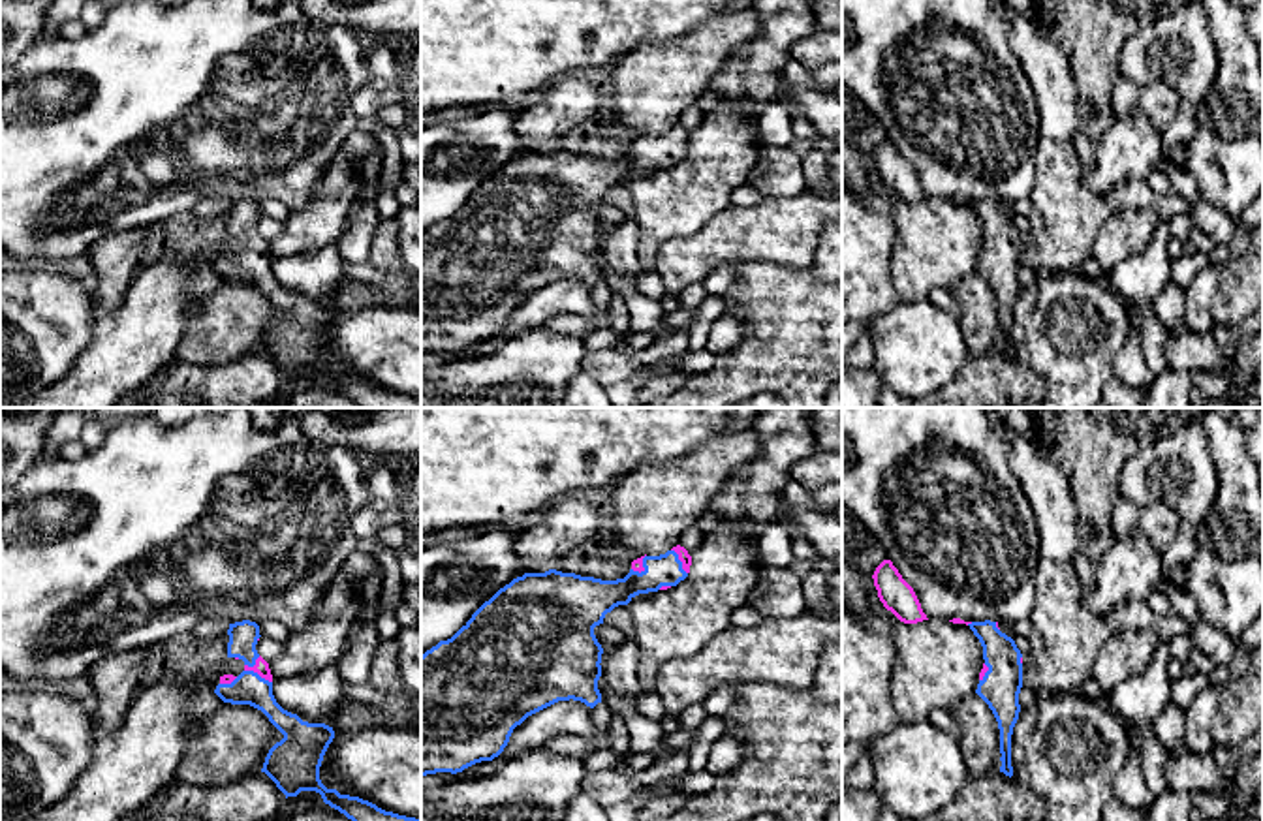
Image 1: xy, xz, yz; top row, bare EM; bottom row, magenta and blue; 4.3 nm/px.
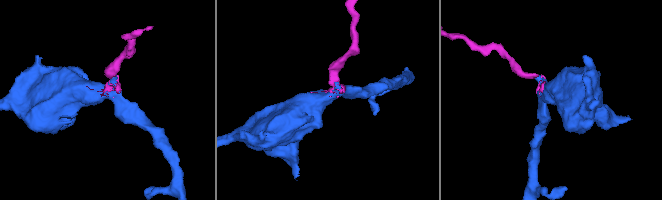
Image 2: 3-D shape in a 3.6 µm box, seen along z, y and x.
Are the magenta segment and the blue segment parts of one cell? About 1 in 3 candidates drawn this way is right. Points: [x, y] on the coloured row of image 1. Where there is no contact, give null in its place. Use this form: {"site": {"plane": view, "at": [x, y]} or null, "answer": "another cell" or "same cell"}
{"site": {"plane": "xy", "at": [258, 673]}, "answer": "same cell"}

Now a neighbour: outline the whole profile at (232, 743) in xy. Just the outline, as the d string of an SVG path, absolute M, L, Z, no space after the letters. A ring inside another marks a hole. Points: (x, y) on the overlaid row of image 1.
M224 703L190 736L177 780L214 787L261 772L269 750L282 738L261 710Z

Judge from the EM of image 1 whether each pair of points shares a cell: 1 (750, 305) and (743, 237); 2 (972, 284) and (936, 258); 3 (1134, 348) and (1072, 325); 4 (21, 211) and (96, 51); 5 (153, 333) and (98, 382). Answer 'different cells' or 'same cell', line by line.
1: different cells
2: different cells
3: different cells
4: same cell
5: same cell

